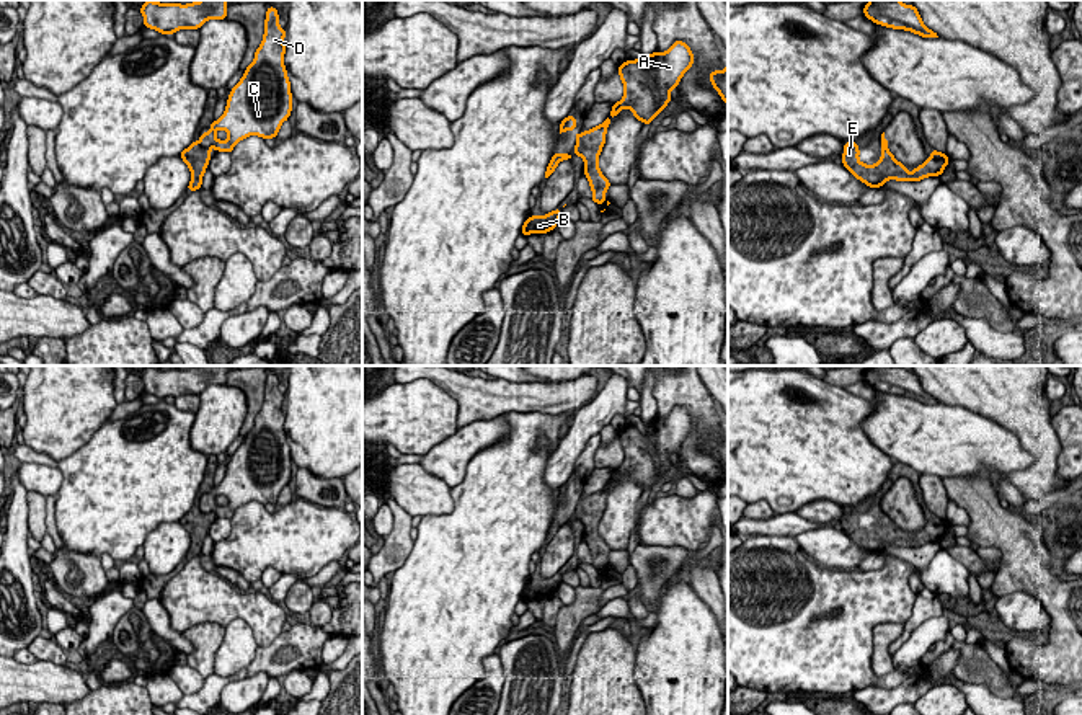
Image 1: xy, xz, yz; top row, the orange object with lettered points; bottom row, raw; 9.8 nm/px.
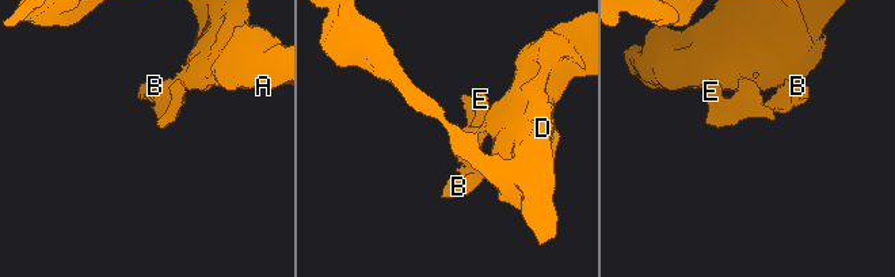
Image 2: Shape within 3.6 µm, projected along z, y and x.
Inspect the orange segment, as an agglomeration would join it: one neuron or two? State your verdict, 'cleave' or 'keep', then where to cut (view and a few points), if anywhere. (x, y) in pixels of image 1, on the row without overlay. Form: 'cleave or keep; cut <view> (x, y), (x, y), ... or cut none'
cleave; cut xy (199, 511), (206, 515)

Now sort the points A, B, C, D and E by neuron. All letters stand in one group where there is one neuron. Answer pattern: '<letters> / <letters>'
A C D / B E

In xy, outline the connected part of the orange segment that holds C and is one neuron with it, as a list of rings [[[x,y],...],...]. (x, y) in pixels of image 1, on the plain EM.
[[[269,371],[264,385],[263,406],[255,418],[255,424],[246,433],[240,447],[230,455],[224,480],[209,490],[209,498],[201,498],[201,513],[214,513],[217,517],[232,519],[235,509],[250,501],[276,504],[279,493],[289,485],[292,477],[292,459],[284,431],[286,395],[279,392],[277,385],[277,375]]]

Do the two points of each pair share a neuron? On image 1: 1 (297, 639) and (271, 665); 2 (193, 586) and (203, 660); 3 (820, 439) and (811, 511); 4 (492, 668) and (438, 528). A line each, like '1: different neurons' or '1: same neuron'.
1: same neuron
2: different neurons
3: different neurons
4: different neurons

